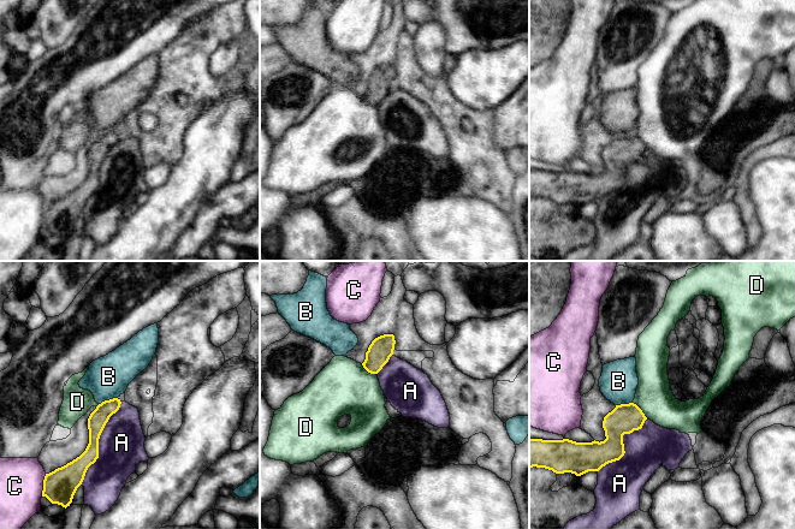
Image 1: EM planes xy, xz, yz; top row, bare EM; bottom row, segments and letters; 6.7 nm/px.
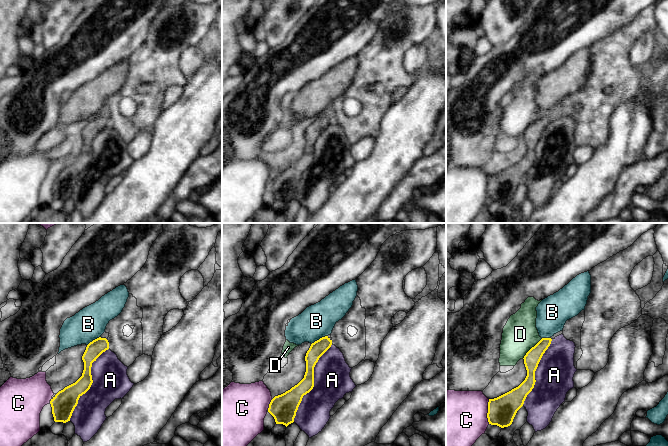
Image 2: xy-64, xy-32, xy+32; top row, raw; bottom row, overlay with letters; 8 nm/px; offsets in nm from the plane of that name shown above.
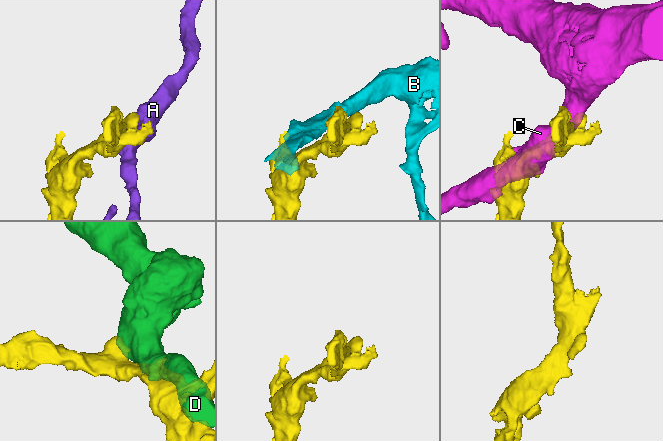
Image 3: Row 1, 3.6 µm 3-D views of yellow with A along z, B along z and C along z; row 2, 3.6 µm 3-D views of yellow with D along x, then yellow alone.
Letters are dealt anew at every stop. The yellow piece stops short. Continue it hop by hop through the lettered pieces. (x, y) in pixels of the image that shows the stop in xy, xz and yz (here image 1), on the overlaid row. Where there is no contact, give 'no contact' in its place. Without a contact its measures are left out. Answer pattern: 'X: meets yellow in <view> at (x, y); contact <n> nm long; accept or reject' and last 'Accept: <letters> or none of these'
A: meets yellow in xy at (98, 443); contact 600 nm long; reject
B: meets yellow in xy at (107, 400); contact 140 nm long; reject
C: meets yellow in xy at (43, 485); contact 160 nm long; reject
D: meets yellow in yz at (641, 410); contact 150 nm long; reject
Accept: none of these

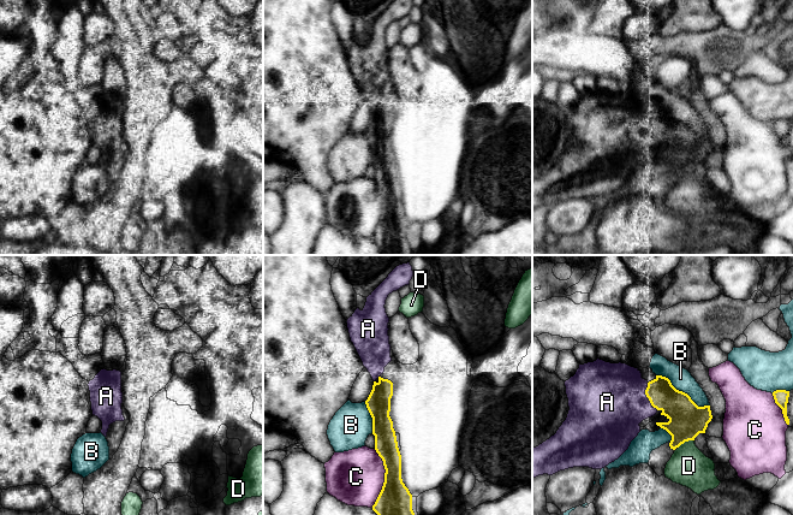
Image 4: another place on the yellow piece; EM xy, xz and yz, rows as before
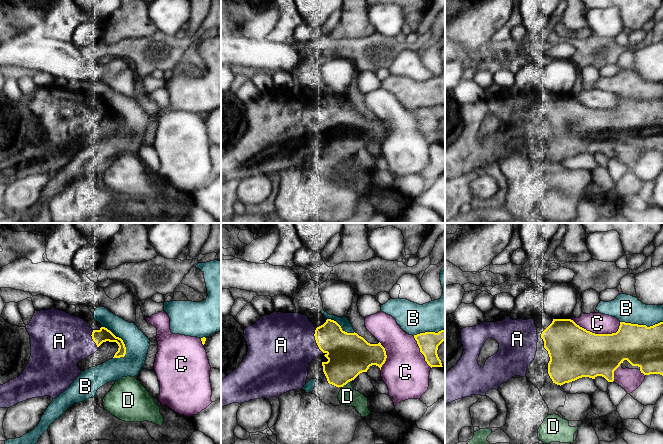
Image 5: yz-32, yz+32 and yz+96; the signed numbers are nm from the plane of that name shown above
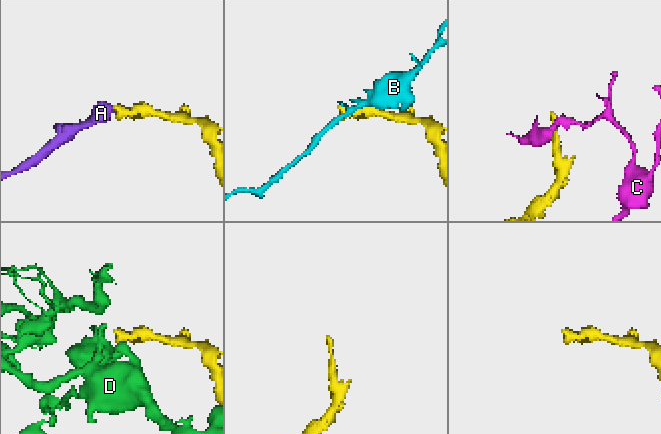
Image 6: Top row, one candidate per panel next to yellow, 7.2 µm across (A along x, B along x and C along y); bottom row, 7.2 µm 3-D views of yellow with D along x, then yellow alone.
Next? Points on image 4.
A: meets yellow in yz at (647, 396); contact 200 nm long; accept
B: meets yellow in yz at (681, 391); contact 420 nm long; reject
C: meets yellow in xz at (385, 478); contact 400 nm long; reject
D: meets yellow in yz at (685, 440); contact 130 nm long; reject
Accept: A

